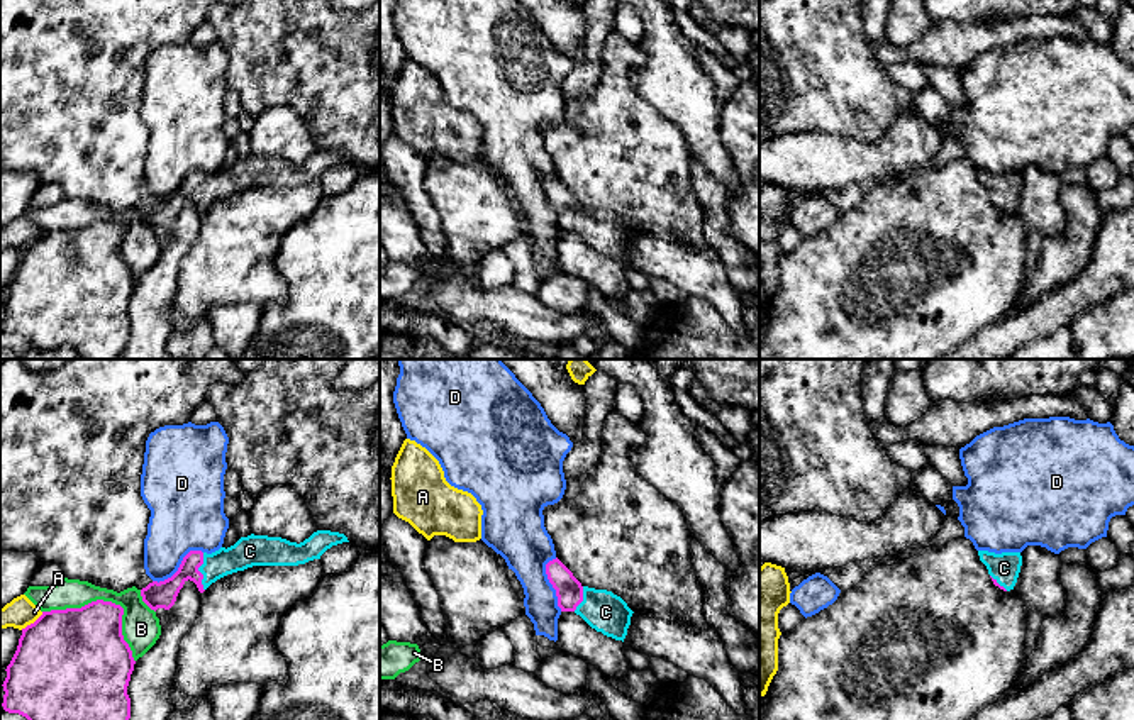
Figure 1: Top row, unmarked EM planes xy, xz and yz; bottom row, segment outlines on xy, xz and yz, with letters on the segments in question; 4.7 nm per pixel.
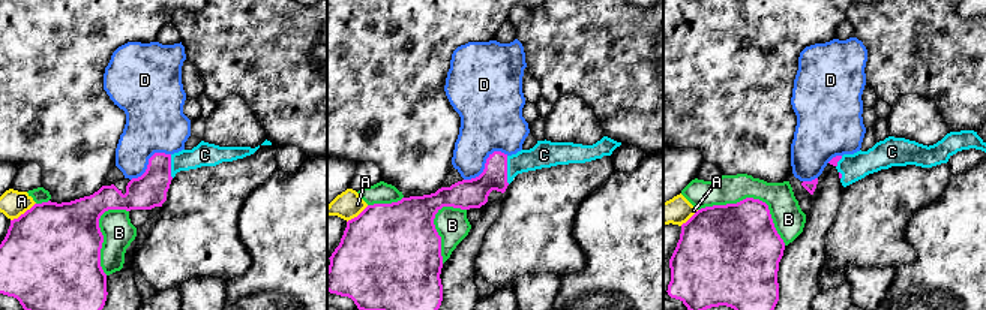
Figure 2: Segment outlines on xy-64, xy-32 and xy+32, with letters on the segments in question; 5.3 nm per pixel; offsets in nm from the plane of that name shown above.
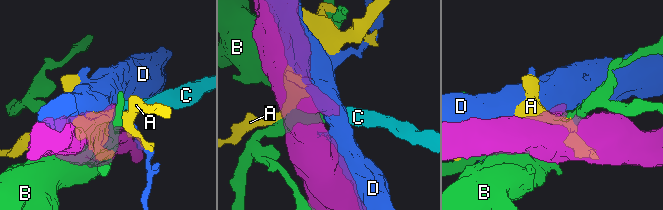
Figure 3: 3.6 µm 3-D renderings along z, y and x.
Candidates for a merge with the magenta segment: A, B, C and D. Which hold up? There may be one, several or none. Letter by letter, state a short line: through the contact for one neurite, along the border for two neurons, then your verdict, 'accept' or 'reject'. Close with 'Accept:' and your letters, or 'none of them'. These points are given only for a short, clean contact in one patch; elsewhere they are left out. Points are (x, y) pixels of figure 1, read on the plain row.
A: reject
B: reject
C: xy (156, 216), (185, 192), (199, 192), (246, 173) | accept
D: reject
Accept: C

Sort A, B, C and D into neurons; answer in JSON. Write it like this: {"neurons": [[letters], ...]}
{"neurons": [["A"], ["B"], ["C"], ["D"]]}

